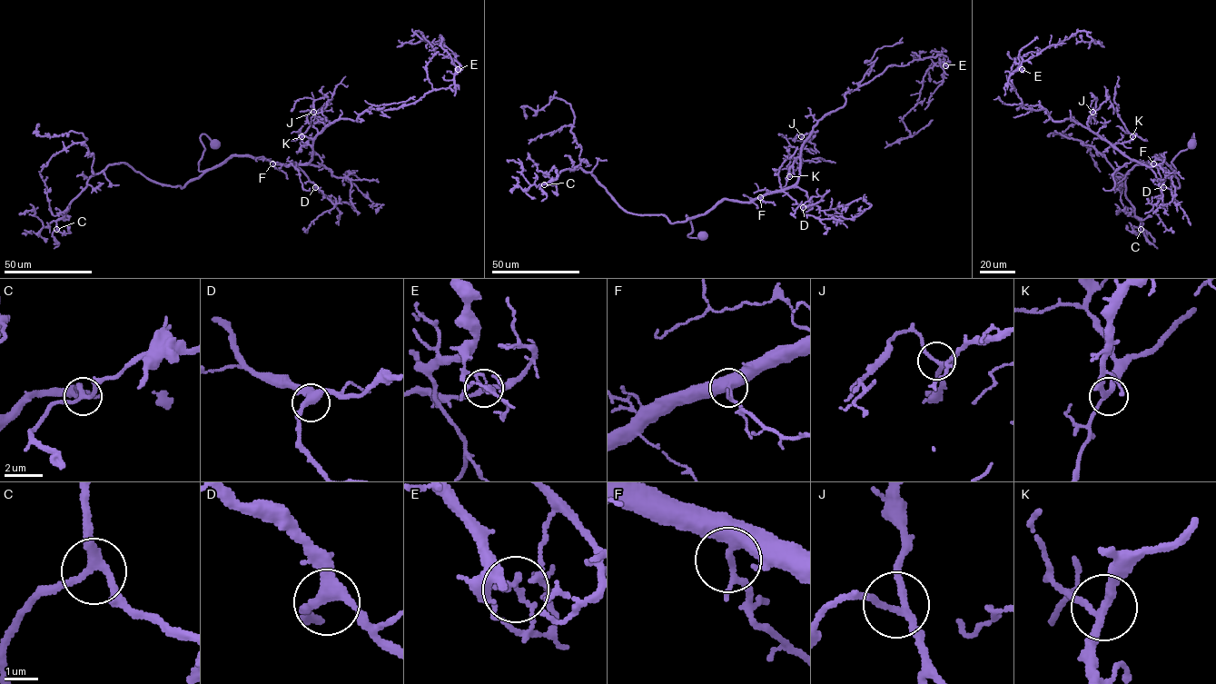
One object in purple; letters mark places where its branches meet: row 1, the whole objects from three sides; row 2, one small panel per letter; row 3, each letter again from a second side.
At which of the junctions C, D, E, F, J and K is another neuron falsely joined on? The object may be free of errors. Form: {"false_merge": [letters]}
{"false_merge": ["E"]}

